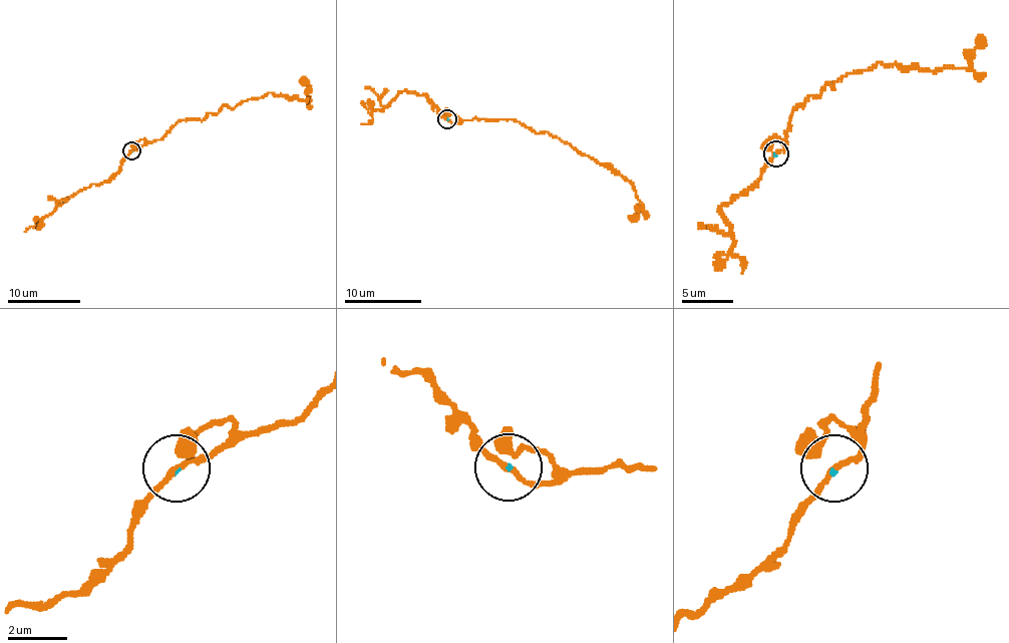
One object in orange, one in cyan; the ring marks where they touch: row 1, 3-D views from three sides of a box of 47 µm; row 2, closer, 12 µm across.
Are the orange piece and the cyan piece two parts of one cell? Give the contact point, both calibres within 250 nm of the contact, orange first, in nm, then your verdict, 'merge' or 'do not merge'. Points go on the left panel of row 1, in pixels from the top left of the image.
at (131, 150); 170 nm thick on the orange side, 70 nm on the other; merge

